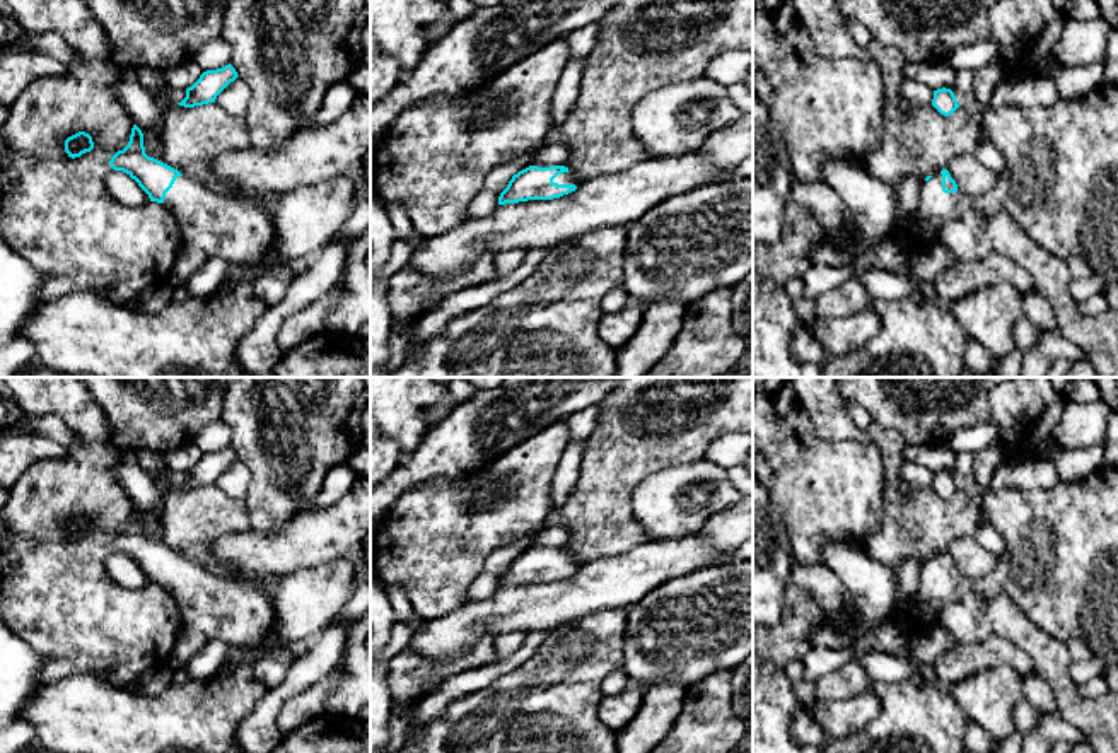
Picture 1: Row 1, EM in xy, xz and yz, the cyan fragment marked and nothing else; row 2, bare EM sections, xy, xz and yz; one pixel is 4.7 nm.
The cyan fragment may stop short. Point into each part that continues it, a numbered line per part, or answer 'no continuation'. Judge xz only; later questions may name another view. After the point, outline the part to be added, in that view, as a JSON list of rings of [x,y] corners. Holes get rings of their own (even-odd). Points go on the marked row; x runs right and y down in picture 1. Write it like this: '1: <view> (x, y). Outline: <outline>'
1: xz (565, 178). Outline: [[[572,171],[562,172],[553,179],[553,183],[558,183],[558,184],[575,184],[575,186],[582,184],[582,181],[584,179],[574,174]]]

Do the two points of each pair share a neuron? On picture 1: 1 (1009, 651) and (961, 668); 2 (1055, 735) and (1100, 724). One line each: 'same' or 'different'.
1: same
2: different

